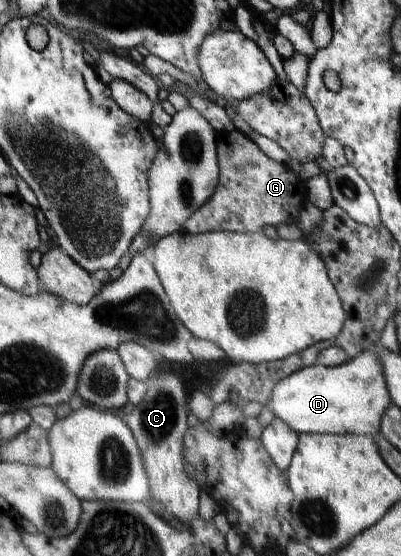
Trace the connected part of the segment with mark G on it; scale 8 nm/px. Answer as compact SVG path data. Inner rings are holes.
M236 129L220 135L217 150L220 175L215 193L183 223L183 232L262 232L267 225L276 227L296 221L305 200L305 183L300 175L287 164L271 160L247 135Z

